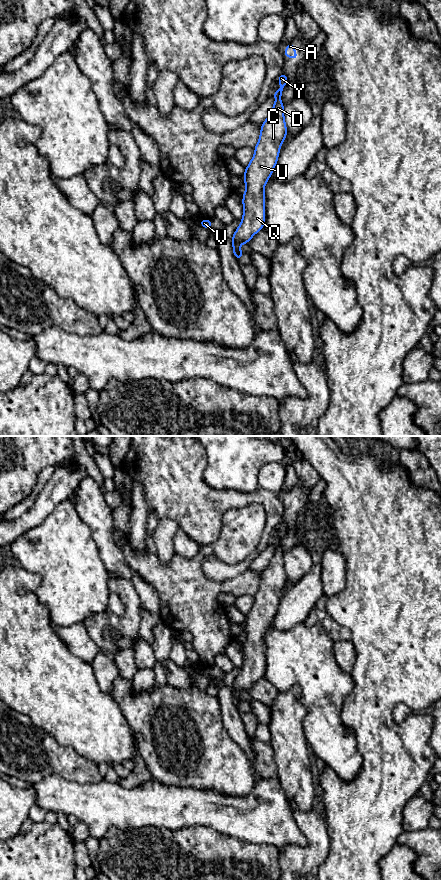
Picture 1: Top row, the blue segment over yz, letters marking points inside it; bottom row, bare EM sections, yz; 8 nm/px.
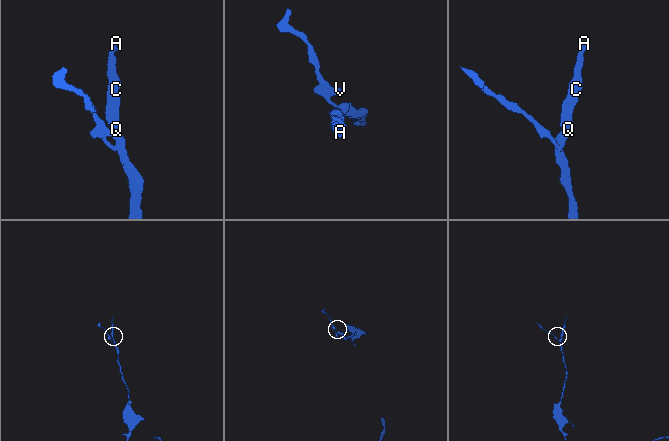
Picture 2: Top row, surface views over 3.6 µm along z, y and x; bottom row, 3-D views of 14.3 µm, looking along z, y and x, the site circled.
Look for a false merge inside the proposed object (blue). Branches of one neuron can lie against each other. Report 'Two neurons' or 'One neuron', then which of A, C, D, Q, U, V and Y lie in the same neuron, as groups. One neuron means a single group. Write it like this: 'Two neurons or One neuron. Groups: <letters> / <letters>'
Two neurons. Groups: A C D Q U Y / V

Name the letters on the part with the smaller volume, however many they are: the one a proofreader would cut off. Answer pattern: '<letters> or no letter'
V

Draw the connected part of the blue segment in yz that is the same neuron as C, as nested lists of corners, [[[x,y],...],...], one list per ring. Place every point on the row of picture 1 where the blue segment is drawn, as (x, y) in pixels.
[[[282,72],[276,81],[281,84],[281,88],[272,91],[276,101],[268,118],[261,124],[259,142],[254,147],[255,154],[243,175],[246,185],[242,198],[243,219],[231,238],[233,255],[237,260],[243,253],[239,245],[249,244],[250,239],[265,225],[264,187],[277,164],[280,145],[287,135],[284,105],[280,97],[288,79],[287,74]]]

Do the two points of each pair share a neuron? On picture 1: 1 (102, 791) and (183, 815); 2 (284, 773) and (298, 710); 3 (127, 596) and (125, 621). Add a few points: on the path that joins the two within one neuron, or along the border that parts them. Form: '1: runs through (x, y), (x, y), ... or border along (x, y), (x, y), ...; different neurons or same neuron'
1: runs through (122, 806), (163, 806); same neuron
2: runs through (289, 757), (289, 726); same neuron
3: runs through (128, 602), (128, 615); same neuron

